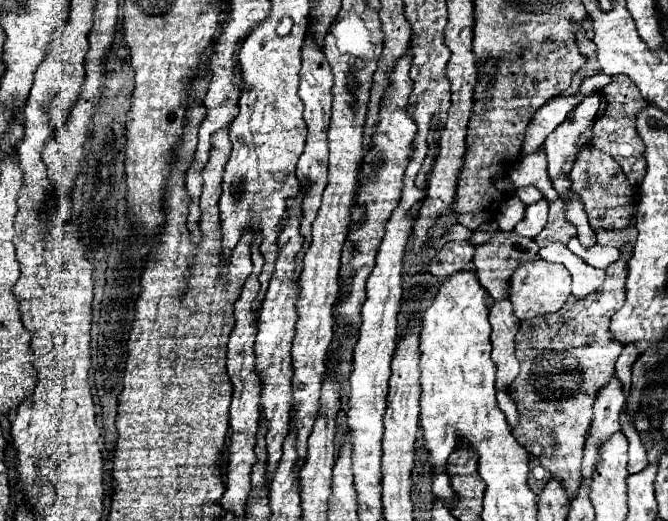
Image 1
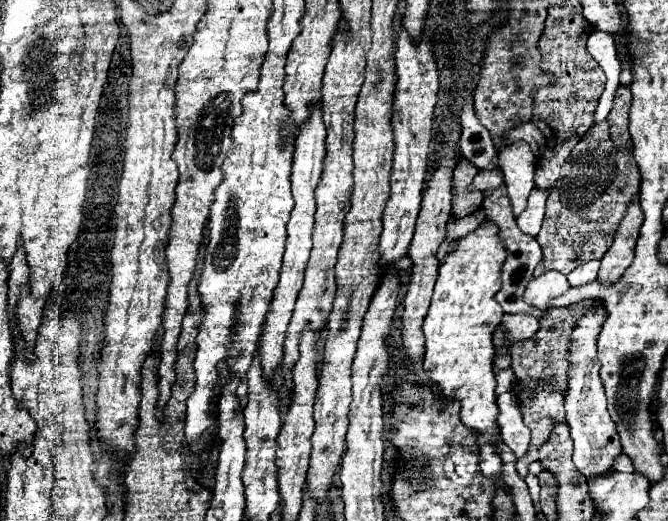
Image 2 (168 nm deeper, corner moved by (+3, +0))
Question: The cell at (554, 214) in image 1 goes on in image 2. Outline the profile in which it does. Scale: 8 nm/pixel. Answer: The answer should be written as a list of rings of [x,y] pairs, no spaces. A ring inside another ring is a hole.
[[[608,119],[600,121],[572,149],[566,163],[562,165],[562,173],[560,173],[554,189],[550,191],[550,195],[546,199],[544,223],[542,223],[540,233],[536,235],[544,257],[538,263],[534,275],[542,275],[546,271],[560,271],[560,273],[568,275],[578,265],[584,265],[592,259],[600,261],[604,257],[604,253],[610,249],[610,245],[614,241],[614,233],[616,233],[622,217],[626,215],[626,209],[628,209],[632,197],[638,191],[640,191],[640,171],[638,171],[638,165],[636,165],[632,153],[628,149],[618,149],[610,137]]]

